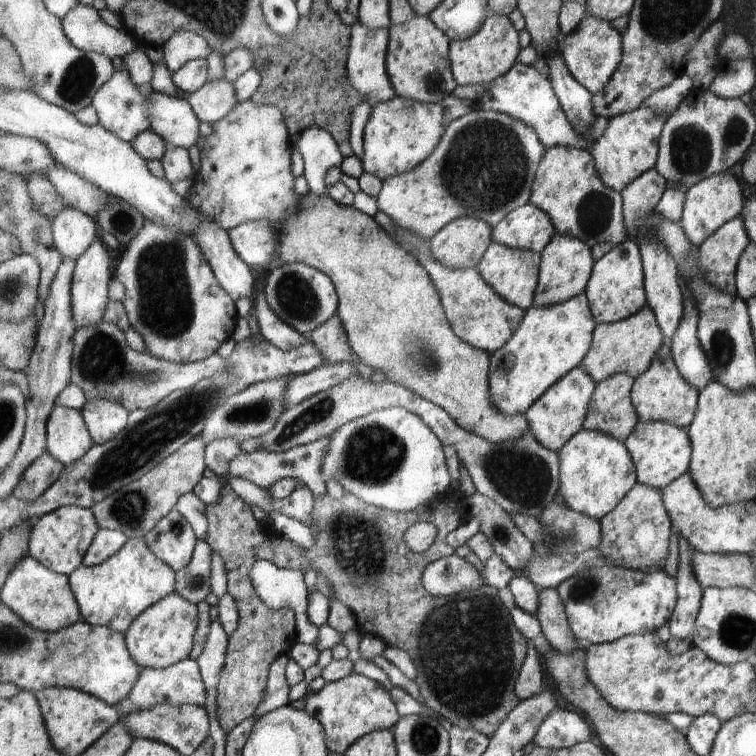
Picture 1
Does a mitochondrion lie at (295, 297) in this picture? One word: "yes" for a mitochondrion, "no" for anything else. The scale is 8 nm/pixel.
yes

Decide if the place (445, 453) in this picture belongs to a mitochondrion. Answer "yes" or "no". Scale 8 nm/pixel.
no

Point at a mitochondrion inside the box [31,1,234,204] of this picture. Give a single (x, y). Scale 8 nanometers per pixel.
(76, 83)

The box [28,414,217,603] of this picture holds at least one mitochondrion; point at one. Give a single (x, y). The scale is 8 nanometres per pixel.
(129, 509)

